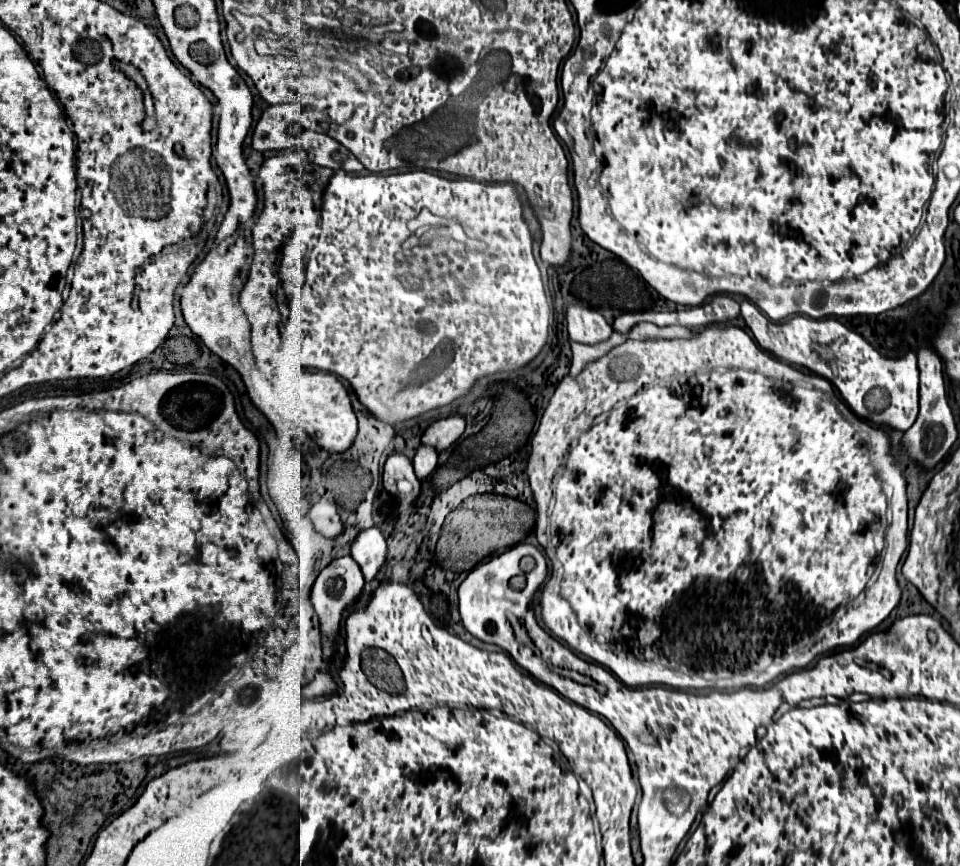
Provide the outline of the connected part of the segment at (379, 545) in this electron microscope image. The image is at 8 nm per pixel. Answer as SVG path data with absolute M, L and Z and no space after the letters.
M376 526L364 530L354 540L350 556L360 566L362 574L364 574L364 580L372 582L386 562L386 540L384 540L382 532Z

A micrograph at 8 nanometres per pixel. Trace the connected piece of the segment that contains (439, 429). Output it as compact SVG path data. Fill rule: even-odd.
M450 416L448 420L438 420L432 426L426 428L422 434L422 444L432 446L434 450L448 450L464 432L464 418L462 416Z

